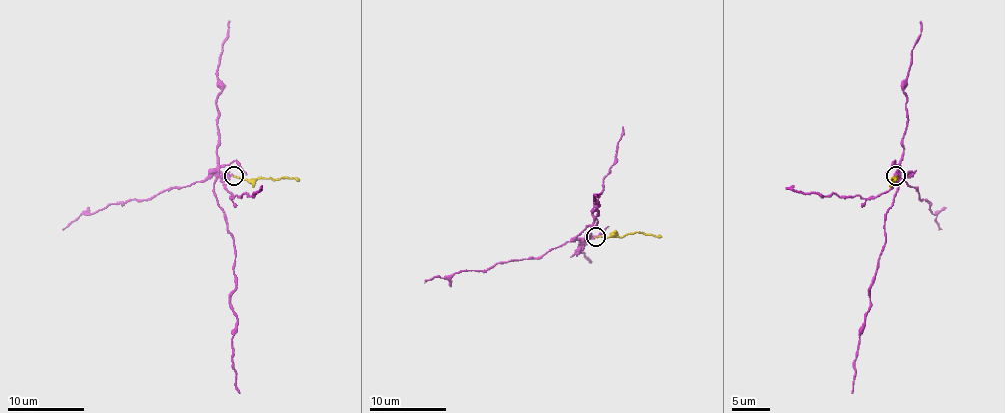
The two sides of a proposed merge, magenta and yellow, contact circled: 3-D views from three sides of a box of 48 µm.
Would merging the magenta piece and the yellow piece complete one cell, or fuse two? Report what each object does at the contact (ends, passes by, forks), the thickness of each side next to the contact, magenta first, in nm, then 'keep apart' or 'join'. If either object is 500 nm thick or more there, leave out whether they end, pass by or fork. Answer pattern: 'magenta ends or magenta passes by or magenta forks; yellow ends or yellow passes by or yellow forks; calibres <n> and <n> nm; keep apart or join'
magenta ends; yellow ends; calibres 360 and 150 nm; keep apart

